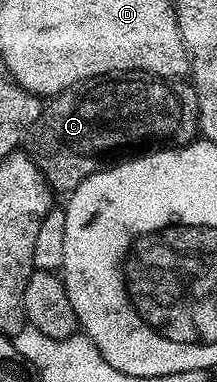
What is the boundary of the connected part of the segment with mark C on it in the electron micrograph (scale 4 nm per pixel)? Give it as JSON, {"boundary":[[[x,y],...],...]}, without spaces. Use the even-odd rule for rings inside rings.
{"boundary":[[[118,72],[88,78],[61,94],[52,95],[42,105],[39,120],[30,126],[23,146],[54,191],[71,192],[87,176],[120,159],[124,150],[152,152],[158,148],[190,146],[198,141],[200,128],[197,93],[188,81],[156,78],[154,74],[140,72]]]}

